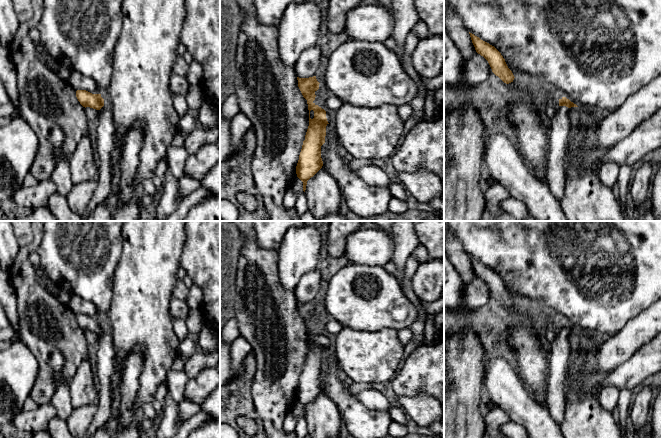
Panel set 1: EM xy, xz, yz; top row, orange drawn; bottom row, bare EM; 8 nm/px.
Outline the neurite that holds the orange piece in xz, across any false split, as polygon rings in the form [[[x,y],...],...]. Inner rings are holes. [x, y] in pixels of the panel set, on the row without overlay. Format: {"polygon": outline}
{"polygon": [[[316,300],[299,302],[298,311],[307,324],[309,334],[309,350],[303,365],[299,384],[296,390],[297,401],[303,406],[303,415],[306,414],[307,405],[313,401],[323,390],[321,370],[325,367],[326,350],[334,344],[334,335],[324,334],[313,325],[315,316],[319,313]]]}

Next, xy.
{"polygon": [[[77,314],[76,321],[83,331],[99,335],[97,352],[97,375],[100,381],[97,412],[84,438],[91,438],[96,429],[103,426],[112,416],[112,376],[116,371],[116,352],[112,332],[104,328],[101,318],[92,318],[86,314]]]}

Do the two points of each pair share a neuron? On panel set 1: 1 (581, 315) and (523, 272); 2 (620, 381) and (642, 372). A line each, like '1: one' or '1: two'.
1: one
2: one

